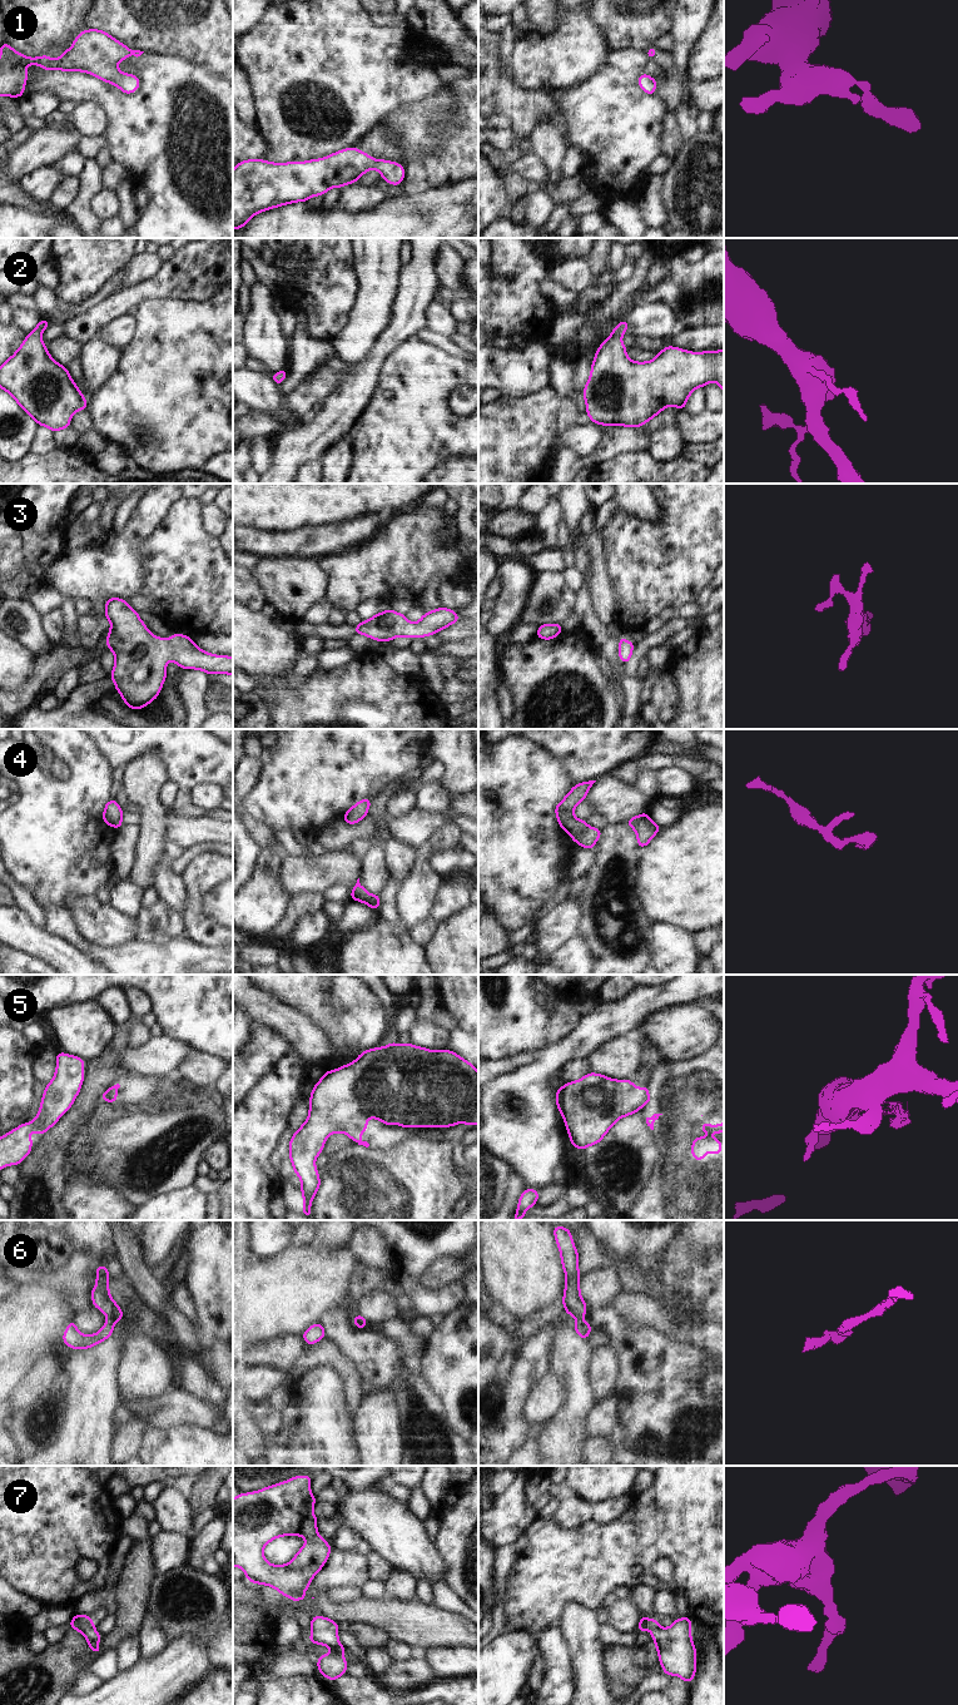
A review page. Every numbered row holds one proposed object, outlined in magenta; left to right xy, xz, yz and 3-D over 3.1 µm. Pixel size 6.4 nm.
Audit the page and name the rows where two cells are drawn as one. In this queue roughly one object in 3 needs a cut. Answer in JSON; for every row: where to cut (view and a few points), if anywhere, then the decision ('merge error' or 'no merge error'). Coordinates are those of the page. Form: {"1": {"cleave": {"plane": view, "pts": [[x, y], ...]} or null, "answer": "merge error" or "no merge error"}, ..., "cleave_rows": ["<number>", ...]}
{"1": {"cleave": null, "answer": "no merge error"}, "2": {"cleave": null, "answer": "no merge error"}, "3": {"cleave": null, "answer": "no merge error"}, "4": {"cleave": null, "answer": "no merge error"}, "5": {"cleave": {"plane": "yz", "pts": [[643, 1088], [645, 1094], [644, 1103]]}, "answer": "merge error"}, "6": {"cleave": null, "answer": "no merge error"}, "7": {"cleave": null, "answer": "no merge error"}, "cleave_rows": ["5"]}

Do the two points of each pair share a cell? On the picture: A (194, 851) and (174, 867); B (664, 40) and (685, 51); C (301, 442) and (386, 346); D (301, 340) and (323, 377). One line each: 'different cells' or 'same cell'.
A: same cell
B: different cells
C: same cell
D: different cells

